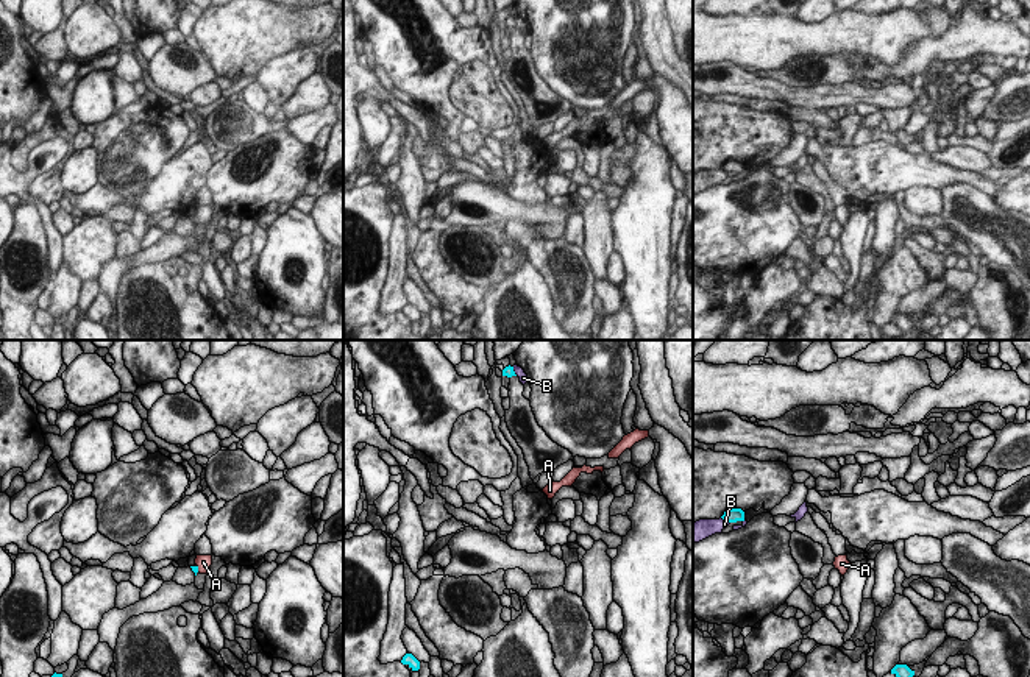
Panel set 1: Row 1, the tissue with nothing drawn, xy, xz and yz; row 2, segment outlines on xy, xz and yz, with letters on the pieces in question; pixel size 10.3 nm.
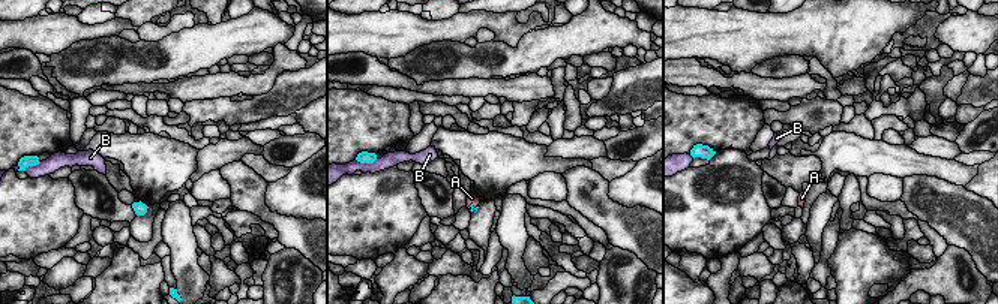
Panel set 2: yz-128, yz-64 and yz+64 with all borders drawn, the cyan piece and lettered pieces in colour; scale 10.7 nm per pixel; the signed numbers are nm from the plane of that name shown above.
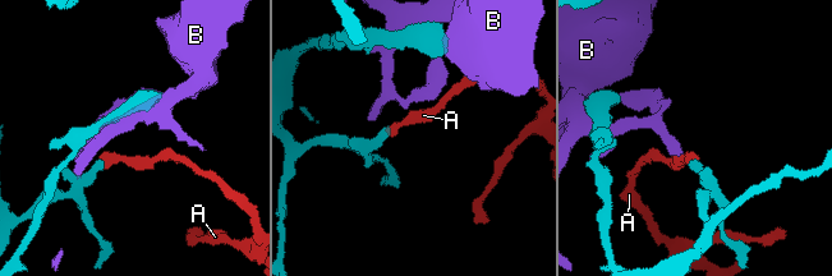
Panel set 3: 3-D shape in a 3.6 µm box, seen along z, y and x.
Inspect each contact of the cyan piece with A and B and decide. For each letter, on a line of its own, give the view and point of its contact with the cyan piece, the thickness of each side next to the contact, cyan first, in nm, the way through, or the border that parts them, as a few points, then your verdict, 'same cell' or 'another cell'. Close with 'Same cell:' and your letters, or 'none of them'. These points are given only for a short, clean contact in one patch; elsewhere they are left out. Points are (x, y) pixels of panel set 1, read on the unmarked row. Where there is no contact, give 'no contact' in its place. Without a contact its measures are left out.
A: meets cyan in xy at (197, 219); 60 nm thick on the cyan side, 160 nm on the other; runs through xy (194, 219), (197, 219), (203, 212); same cell
B: meets cyan in yz at (726, 170); 160 nm thick on the cyan side, 190 nm on the other; another cell
Same cell: A

